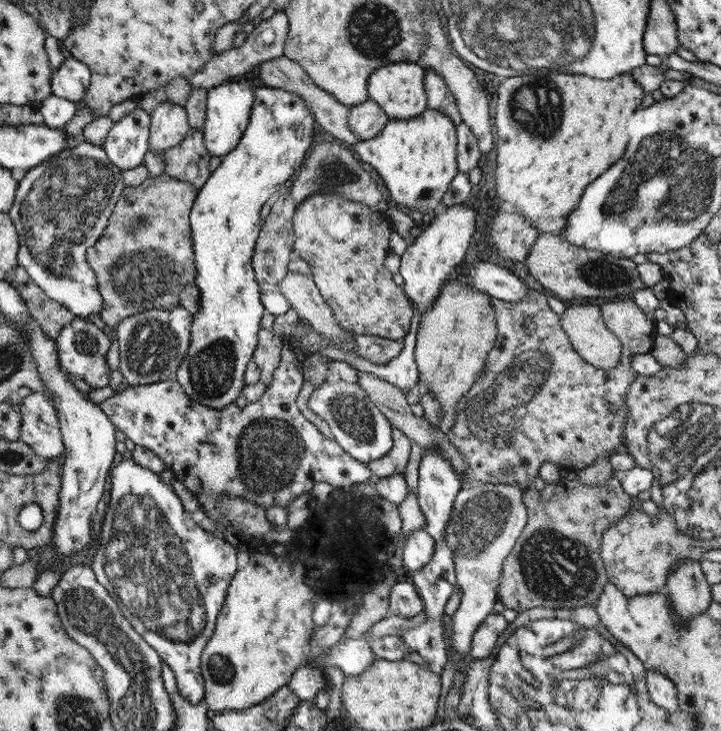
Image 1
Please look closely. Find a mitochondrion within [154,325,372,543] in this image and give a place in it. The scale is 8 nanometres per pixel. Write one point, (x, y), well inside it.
(269, 452)

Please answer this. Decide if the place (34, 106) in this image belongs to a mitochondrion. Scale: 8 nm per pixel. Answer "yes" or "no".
no

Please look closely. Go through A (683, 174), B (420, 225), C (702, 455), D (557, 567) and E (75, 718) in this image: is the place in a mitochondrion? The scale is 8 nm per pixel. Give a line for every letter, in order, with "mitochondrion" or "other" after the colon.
A: mitochondrion
B: other
C: mitochondrion
D: mitochondrion
E: mitochondrion

